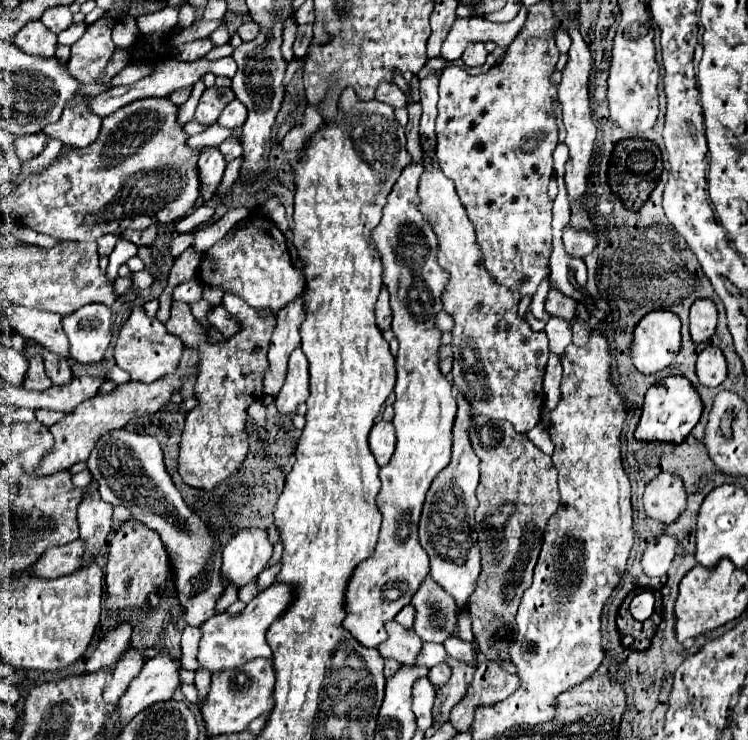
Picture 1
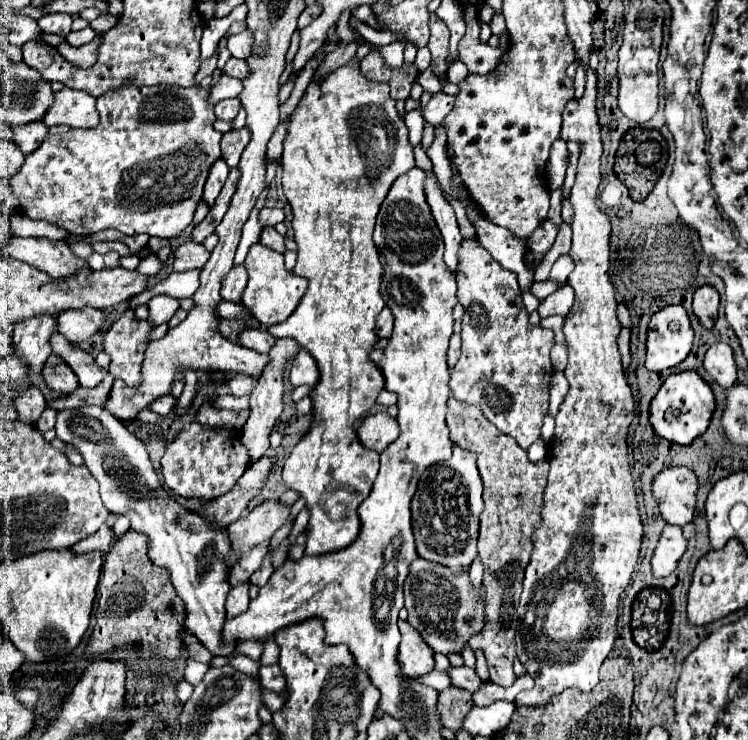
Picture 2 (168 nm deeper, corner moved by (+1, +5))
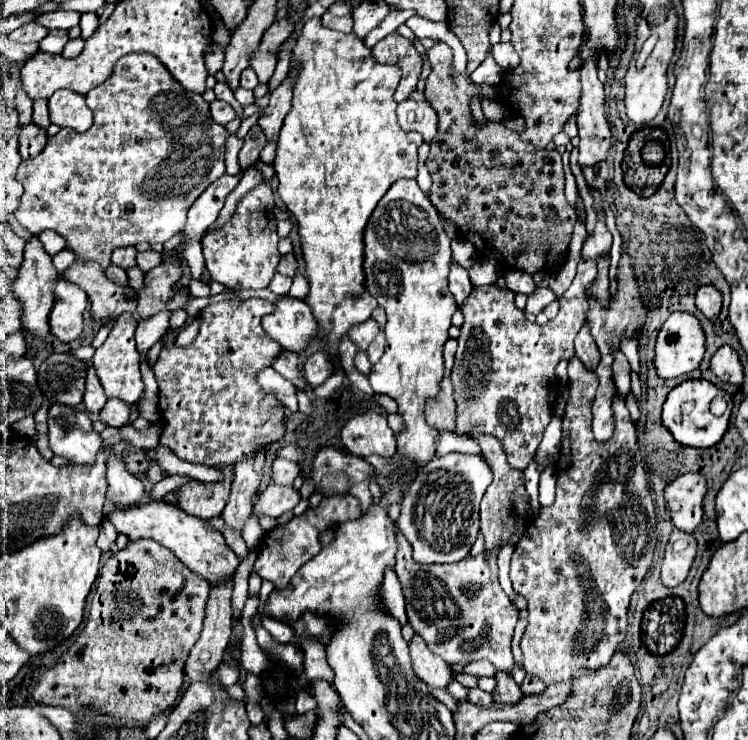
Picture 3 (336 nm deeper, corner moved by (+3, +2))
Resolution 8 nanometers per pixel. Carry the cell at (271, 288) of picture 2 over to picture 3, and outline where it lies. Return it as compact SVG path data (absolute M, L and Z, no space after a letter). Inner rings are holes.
M292 296L280 298L276 306L278 310L262 320L266 334L280 342L284 350L304 354L310 342L318 338L318 322L310 306Z

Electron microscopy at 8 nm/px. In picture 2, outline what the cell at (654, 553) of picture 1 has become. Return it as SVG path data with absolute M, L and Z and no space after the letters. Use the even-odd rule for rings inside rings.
M666 525L650 559L652 575L654 577L670 575L676 569L676 563L684 555L684 551L686 551L686 539L682 537L682 529L676 525Z

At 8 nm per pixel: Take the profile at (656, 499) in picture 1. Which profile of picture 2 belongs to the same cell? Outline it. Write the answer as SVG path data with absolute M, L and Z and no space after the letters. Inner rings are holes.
M668 467L654 477L652 495L660 515L670 525L686 525L696 509L696 475L688 467Z

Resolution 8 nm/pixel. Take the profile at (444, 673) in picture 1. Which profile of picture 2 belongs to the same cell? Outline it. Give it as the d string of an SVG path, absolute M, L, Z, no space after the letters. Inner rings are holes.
M460 665L460 667L448 667L448 677L452 681L452 685L462 687L466 691L476 691L476 687L480 687L480 677L474 673L474 669Z

